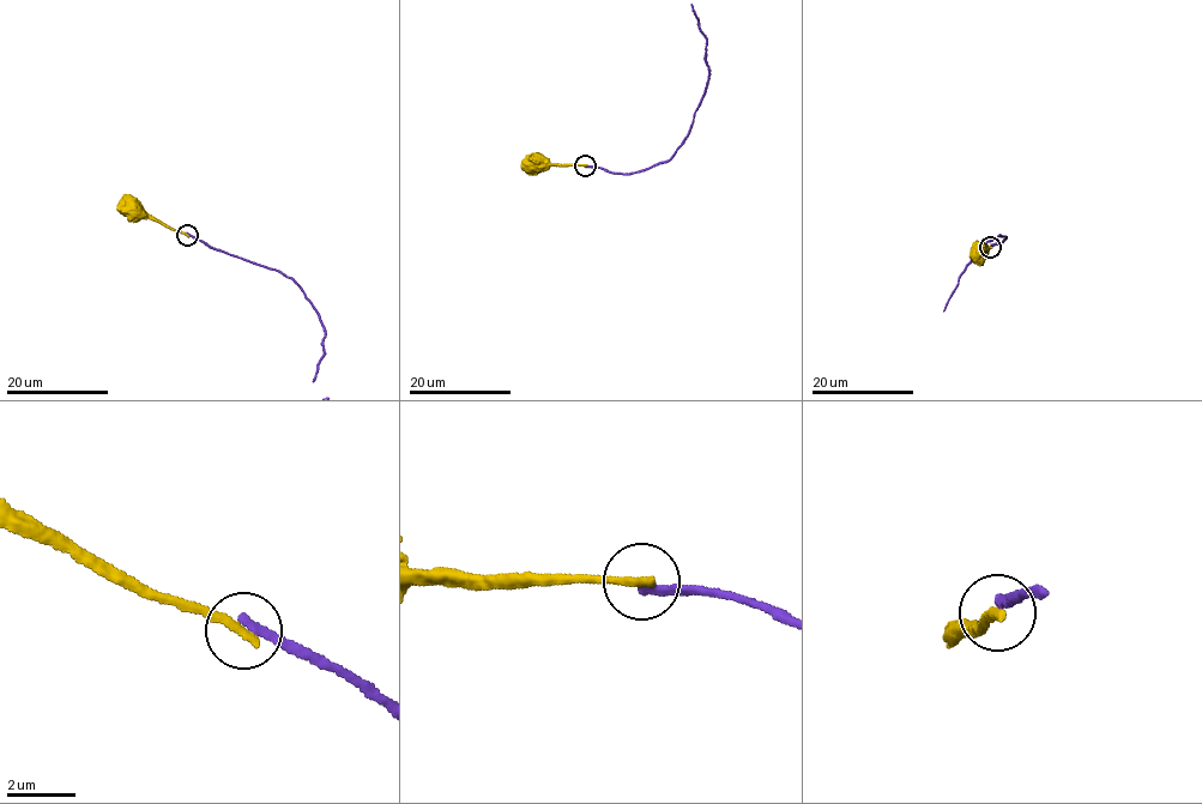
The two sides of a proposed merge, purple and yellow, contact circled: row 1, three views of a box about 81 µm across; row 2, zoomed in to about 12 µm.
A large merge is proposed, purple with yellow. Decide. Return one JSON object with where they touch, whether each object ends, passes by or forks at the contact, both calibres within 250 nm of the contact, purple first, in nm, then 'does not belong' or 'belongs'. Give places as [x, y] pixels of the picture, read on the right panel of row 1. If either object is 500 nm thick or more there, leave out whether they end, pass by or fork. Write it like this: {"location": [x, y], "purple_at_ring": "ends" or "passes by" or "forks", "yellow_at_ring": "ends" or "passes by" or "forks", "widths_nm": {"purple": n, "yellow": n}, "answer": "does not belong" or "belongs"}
{"location": [990, 247], "purple_at_ring": "ends", "yellow_at_ring": "ends", "widths_nm": {"purple": 280, "yellow": 280}, "answer": "does not belong"}

